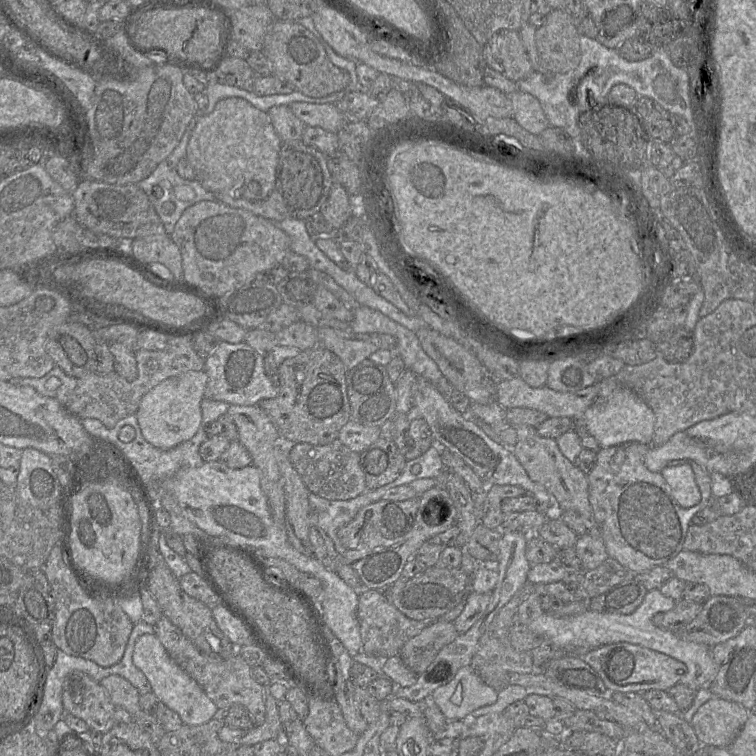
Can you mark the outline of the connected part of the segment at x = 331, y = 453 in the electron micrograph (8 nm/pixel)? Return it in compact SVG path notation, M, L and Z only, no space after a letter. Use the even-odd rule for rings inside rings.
M338 438L325 445L289 445L288 457L307 489L320 497L329 500L349 500L367 490L359 453L349 449Z

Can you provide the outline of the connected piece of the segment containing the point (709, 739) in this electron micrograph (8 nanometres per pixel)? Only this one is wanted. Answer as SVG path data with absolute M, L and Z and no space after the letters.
M713 697L698 708L690 725L701 745L725 748L735 739L749 714L736 702Z

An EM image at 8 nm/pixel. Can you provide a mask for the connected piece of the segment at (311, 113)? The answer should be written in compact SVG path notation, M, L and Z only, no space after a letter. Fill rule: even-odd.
M293 102L288 106L306 126L321 127L332 133L338 133L345 127L345 117L334 103Z

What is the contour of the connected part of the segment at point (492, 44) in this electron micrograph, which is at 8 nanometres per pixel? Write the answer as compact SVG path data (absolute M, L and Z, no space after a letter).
M502 29L483 46L485 65L513 82L526 79L533 67L516 30Z

